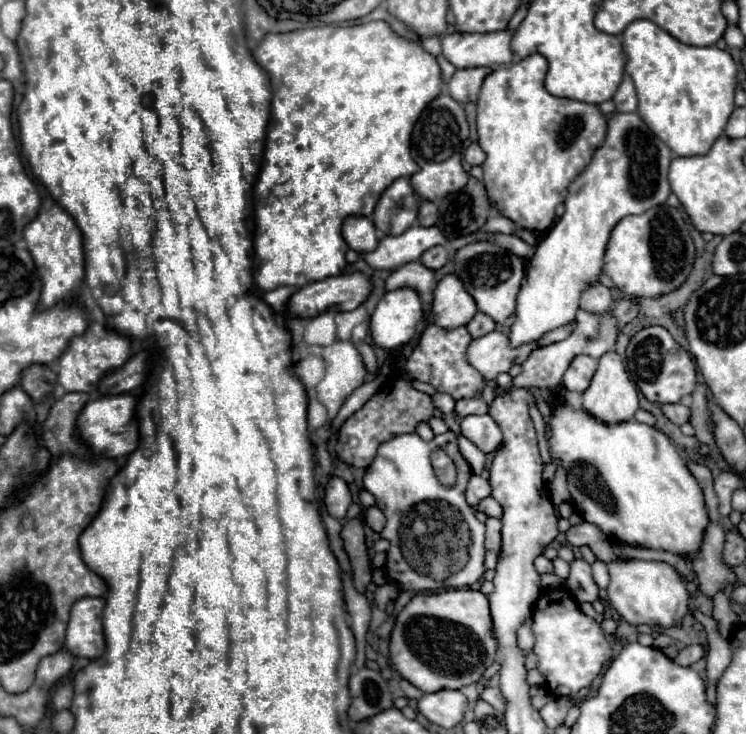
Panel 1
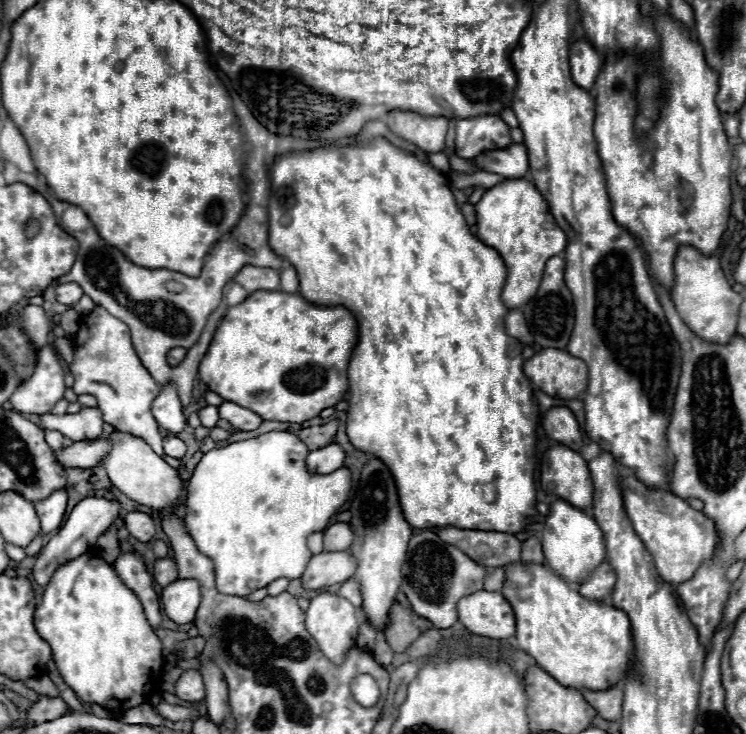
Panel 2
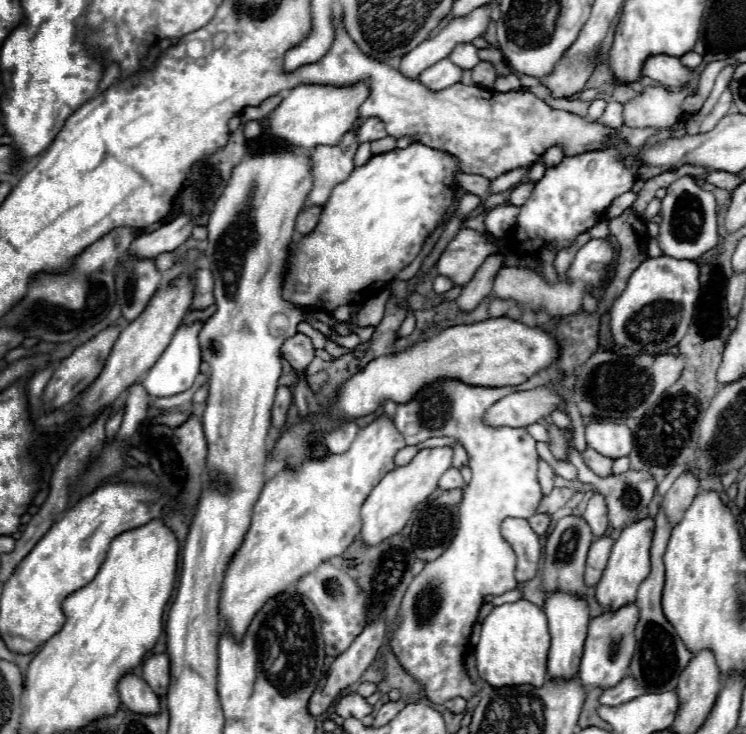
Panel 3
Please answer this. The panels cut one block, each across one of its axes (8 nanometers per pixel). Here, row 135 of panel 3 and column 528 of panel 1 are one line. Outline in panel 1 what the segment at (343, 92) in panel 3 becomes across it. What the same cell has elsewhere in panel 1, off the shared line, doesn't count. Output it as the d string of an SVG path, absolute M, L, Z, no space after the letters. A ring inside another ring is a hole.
M636 112L614 114L608 120L606 142L594 152L588 168L570 184L564 216L550 228L528 264L526 278L516 298L514 324L498 328L498 332L508 336L510 346L516 348L538 342L544 334L566 326L576 318L582 290L586 290L590 282L600 282L602 258L606 254L610 230L614 230L624 216L644 214L646 210L666 202L670 194L670 162L670 148Z

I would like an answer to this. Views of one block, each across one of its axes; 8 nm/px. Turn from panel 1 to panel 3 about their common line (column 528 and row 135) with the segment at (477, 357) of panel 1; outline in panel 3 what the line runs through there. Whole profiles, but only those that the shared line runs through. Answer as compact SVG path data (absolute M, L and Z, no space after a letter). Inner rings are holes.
M346 132L336 146L316 146L310 152L312 158L312 190L306 196L304 206L324 206L336 184L344 182L354 170L356 136Z

